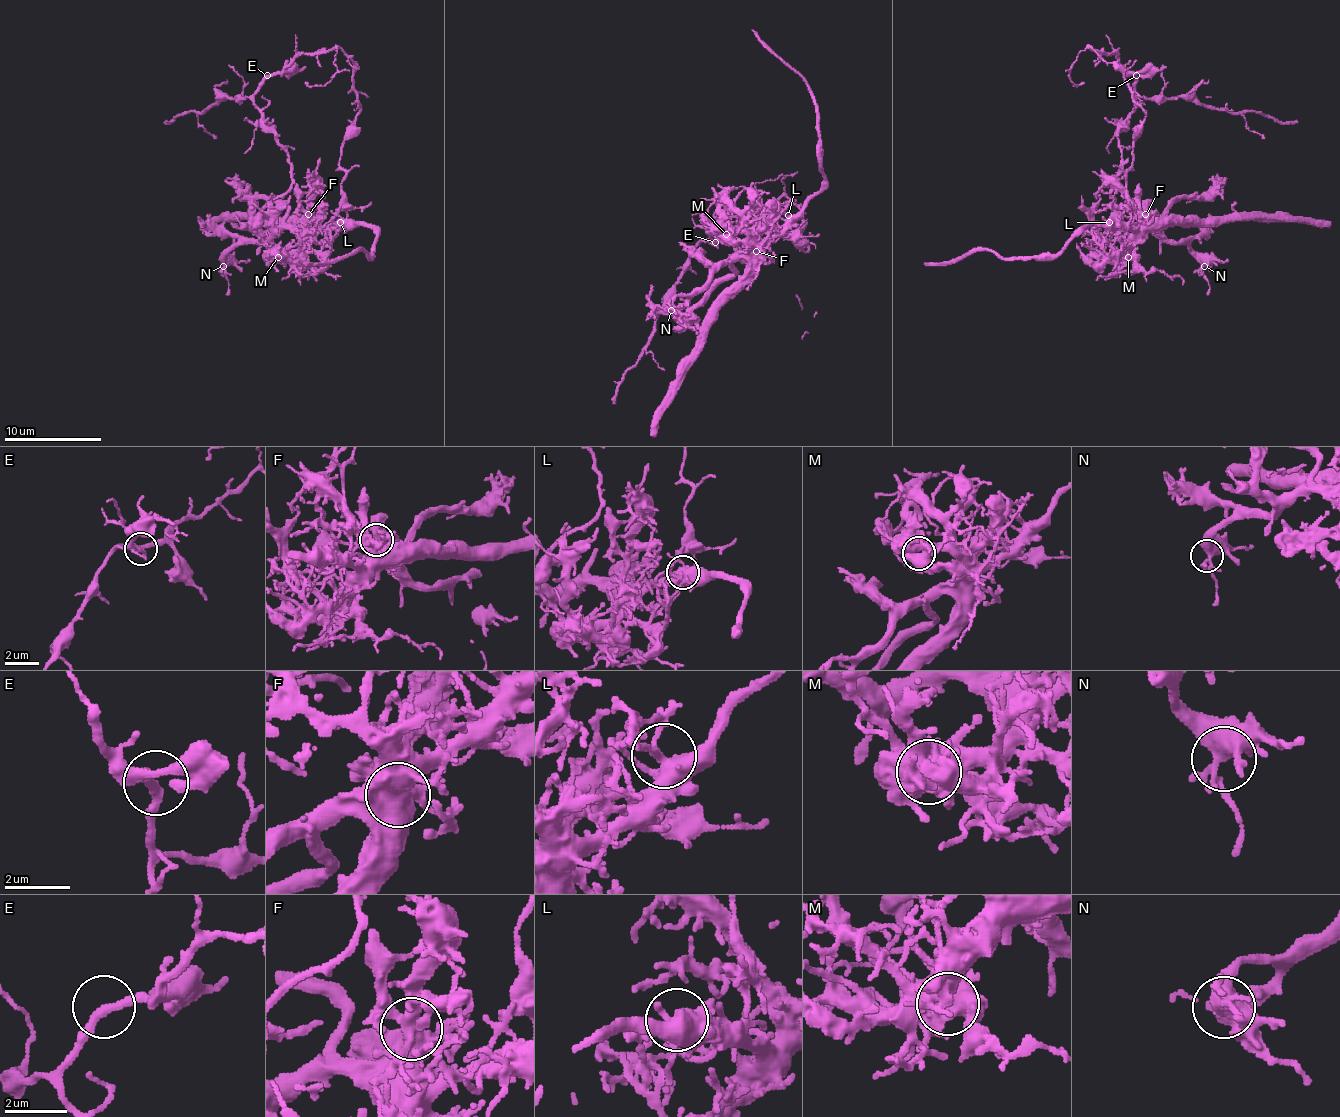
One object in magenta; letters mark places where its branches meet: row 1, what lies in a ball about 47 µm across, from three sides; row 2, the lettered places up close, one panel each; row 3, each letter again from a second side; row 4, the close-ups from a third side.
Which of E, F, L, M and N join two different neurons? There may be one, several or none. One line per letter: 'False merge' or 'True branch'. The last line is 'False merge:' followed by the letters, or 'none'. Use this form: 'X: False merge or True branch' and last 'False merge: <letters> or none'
E: True branch
F: True branch
L: True branch
M: False merge
N: True branch
False merge: M

